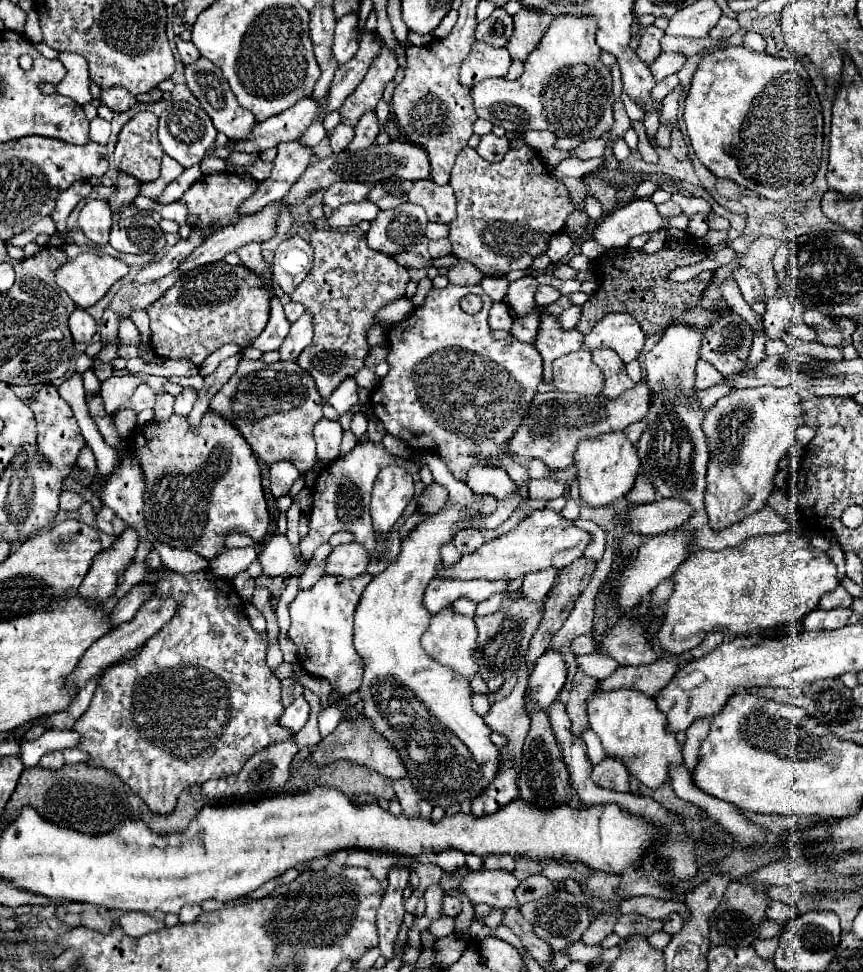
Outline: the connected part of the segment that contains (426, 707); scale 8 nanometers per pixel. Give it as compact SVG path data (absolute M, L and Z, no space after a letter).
M446 501L438 513L426 517L420 525L416 525L416 529L402 541L400 555L364 589L354 617L354 647L364 659L364 681L358 691L364 699L364 715L372 719L374 727L388 741L394 743L416 791L422 793L422 797L426 797L432 805L440 805L444 809L456 801L462 803L480 795L480 791L488 787L494 779L500 761L500 749L492 745L490 729L486 727L484 719L472 709L470 683L462 675L456 675L450 667L444 667L428 657L420 645L420 637L428 629L432 617L422 605L422 595L426 585L442 567L440 547L456 537L456 533L460 531L460 521L468 521L480 515L482 511L478 509L478 503L474 503L472 507L460 507L454 501Z

